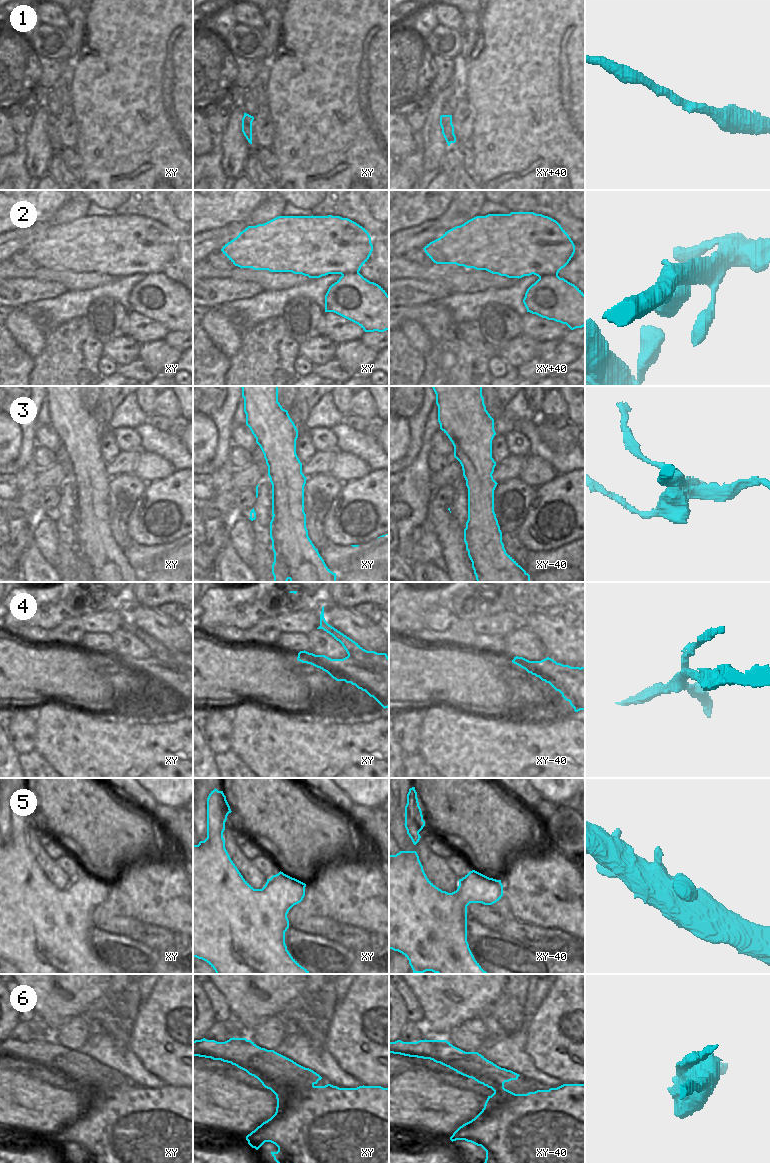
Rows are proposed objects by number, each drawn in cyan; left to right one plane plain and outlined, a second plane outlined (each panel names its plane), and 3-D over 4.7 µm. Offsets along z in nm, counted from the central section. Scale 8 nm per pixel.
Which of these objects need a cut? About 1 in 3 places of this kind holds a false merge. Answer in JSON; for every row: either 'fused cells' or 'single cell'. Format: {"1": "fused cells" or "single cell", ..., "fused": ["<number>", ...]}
{"1": "single cell", "2": "single cell", "3": "fused cells", "4": "fused cells", "5": "single cell", "6": "fused cells", "fused": ["3", "4", "6"]}

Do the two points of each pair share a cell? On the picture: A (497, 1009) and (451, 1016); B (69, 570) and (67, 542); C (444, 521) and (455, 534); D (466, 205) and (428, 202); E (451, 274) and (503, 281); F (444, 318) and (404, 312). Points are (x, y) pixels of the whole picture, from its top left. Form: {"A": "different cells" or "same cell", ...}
{"A": "different cells", "B": "same cell", "C": "same cell", "D": "different cells", "E": "same cell", "F": "same cell"}

